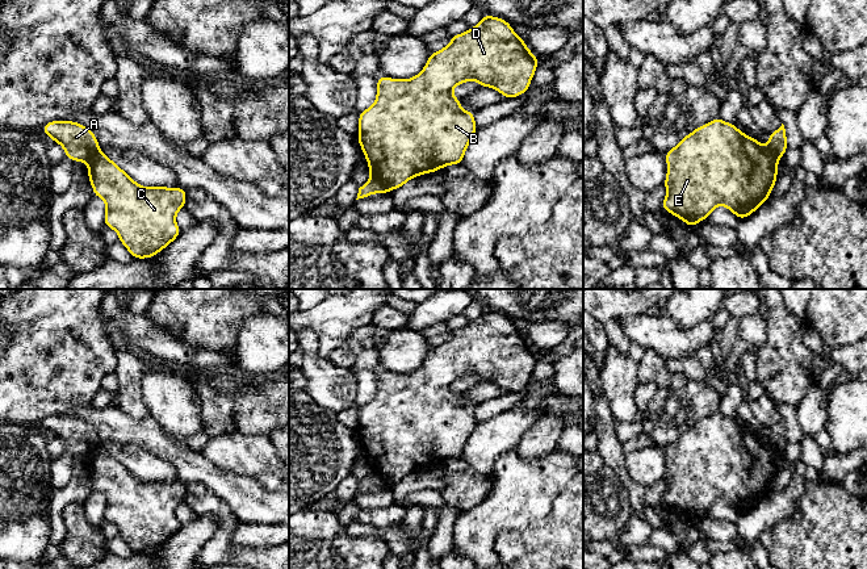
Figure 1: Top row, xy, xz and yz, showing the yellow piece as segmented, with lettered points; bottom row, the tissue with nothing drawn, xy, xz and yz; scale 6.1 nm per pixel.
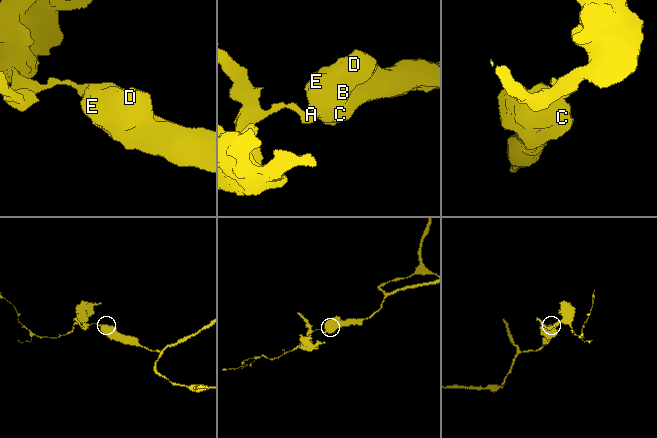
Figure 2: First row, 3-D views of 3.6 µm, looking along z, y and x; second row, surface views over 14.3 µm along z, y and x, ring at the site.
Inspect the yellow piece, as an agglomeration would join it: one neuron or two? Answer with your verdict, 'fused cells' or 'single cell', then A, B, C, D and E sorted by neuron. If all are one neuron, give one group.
fused cells | A / B C D E

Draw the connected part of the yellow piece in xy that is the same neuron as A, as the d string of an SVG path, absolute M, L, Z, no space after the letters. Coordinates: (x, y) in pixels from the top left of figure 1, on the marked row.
M50 121L42 125L42 133L62 145L72 162L87 162L99 148L95 133L74 121Z

